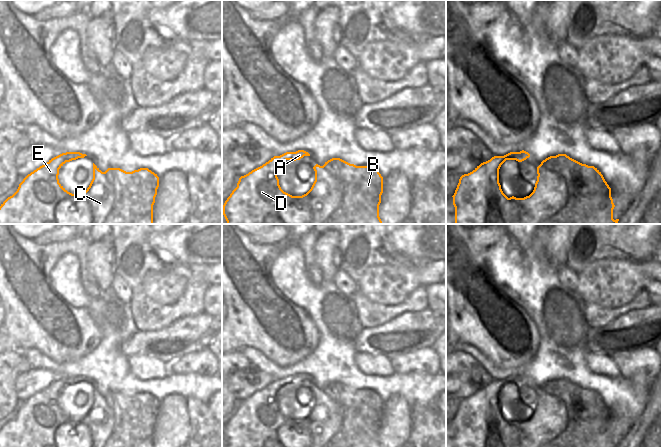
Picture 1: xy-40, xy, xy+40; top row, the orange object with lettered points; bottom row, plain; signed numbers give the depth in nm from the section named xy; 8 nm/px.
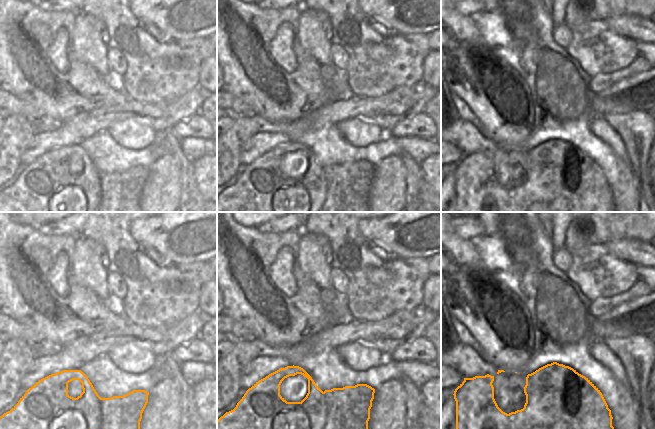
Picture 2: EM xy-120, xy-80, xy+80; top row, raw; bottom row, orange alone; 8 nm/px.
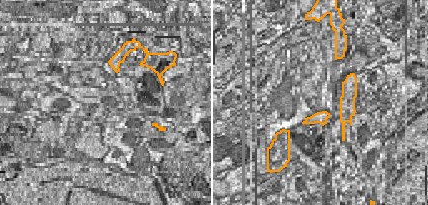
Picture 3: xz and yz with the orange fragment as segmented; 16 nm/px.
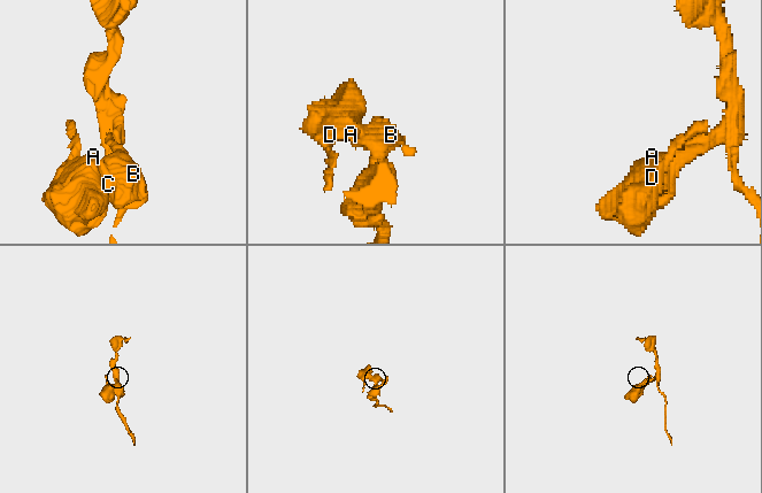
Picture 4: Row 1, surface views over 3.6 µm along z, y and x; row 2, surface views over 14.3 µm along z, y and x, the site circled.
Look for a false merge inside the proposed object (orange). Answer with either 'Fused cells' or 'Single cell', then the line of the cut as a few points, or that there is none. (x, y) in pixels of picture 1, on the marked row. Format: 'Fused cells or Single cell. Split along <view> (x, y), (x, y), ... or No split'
Fused cells. Split along xy+40 (541, 163), (555, 172), (566, 185), (565, 205), (543, 223).

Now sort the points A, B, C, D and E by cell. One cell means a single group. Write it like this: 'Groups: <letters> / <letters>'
Groups: A C D E / B.

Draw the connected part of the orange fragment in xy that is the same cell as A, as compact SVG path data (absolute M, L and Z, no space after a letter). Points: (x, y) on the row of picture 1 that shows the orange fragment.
M304 150L286 152L274 156L262 166L241 176L237 187L232 191L223 205L223 215L227 224L324 224L339 208L343 201L341 181L328 172L323 166L316 164L315 181L311 189L302 196L292 196L284 192L277 177L279 165L286 160L300 160L310 154Z

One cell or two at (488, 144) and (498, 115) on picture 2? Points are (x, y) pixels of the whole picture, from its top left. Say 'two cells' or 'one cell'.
two cells

